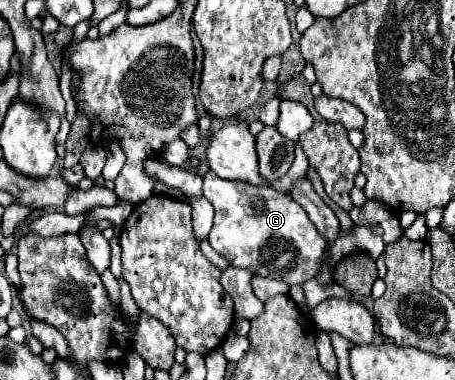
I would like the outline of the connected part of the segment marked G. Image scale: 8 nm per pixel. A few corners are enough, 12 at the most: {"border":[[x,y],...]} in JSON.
{"border":[[203,176],[209,244],[231,266],[303,284],[383,228],[327,242],[287,194]]}

